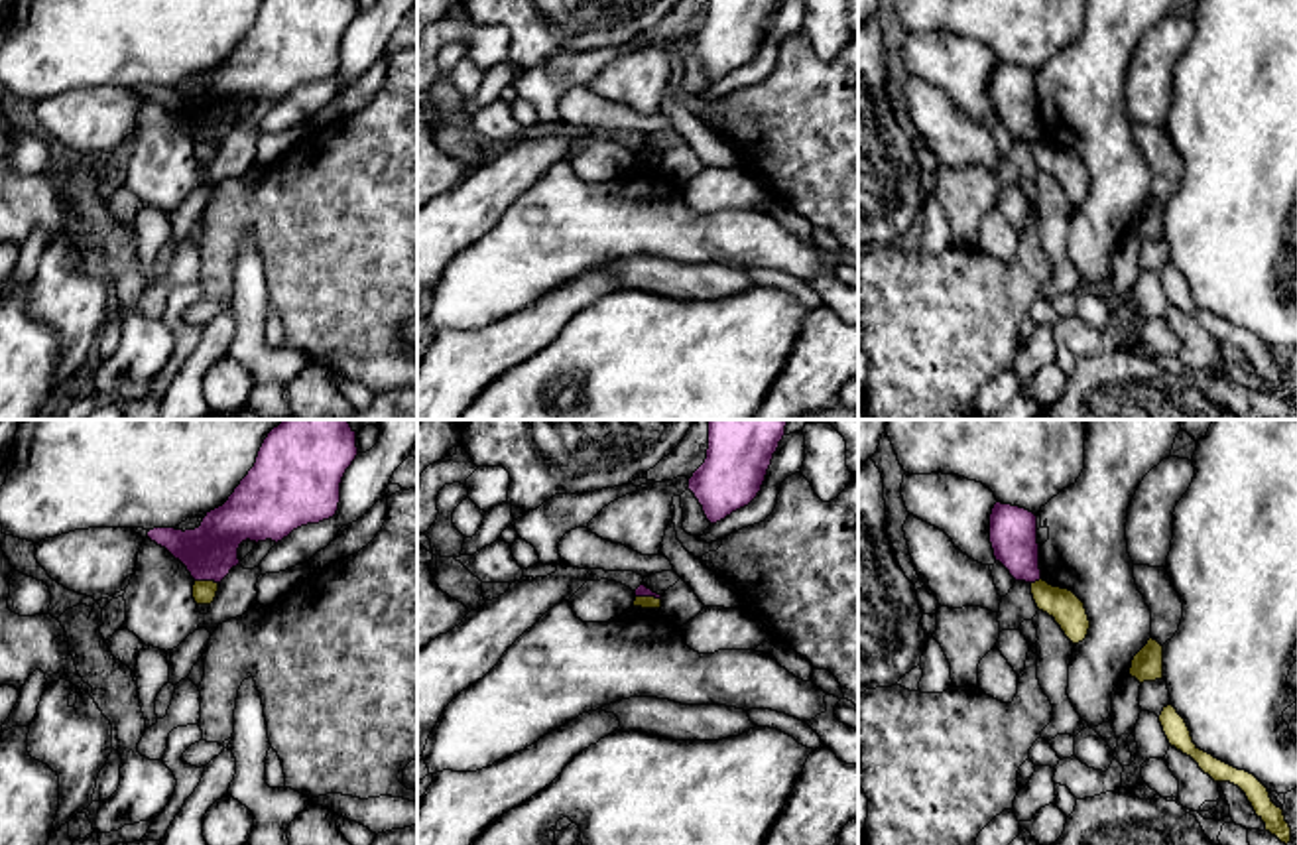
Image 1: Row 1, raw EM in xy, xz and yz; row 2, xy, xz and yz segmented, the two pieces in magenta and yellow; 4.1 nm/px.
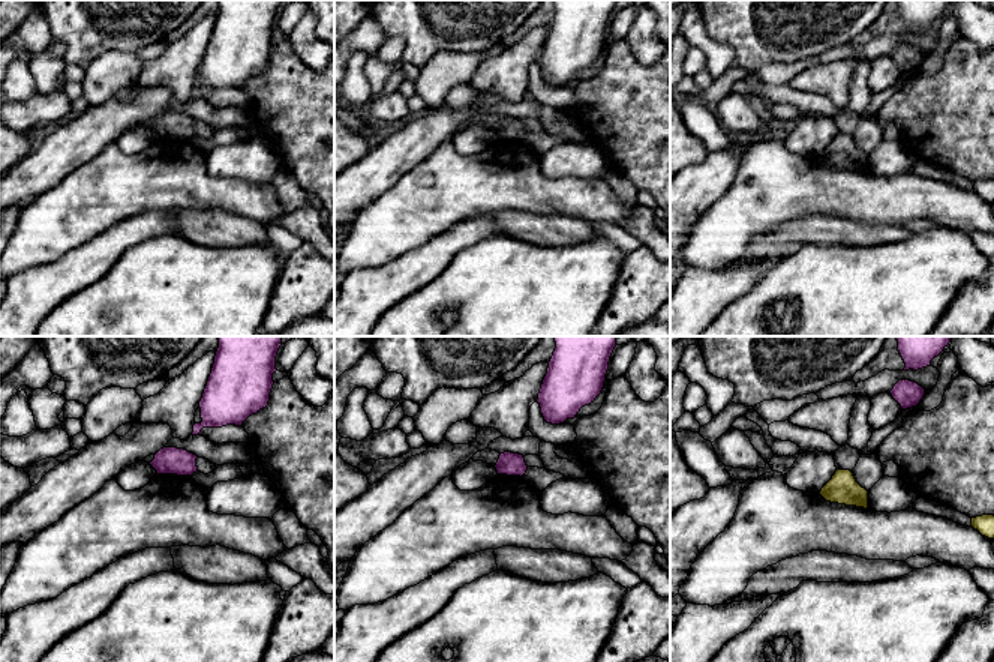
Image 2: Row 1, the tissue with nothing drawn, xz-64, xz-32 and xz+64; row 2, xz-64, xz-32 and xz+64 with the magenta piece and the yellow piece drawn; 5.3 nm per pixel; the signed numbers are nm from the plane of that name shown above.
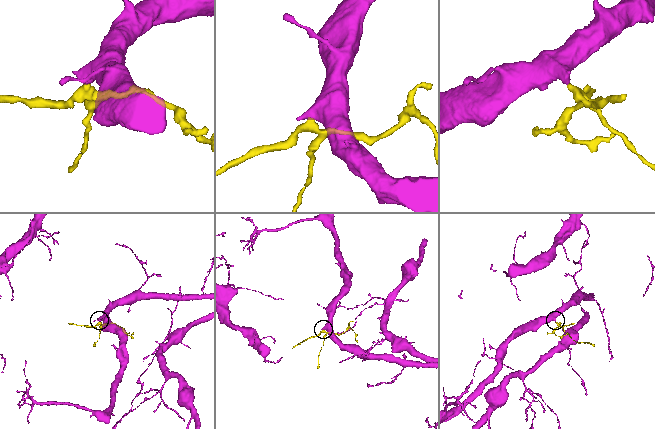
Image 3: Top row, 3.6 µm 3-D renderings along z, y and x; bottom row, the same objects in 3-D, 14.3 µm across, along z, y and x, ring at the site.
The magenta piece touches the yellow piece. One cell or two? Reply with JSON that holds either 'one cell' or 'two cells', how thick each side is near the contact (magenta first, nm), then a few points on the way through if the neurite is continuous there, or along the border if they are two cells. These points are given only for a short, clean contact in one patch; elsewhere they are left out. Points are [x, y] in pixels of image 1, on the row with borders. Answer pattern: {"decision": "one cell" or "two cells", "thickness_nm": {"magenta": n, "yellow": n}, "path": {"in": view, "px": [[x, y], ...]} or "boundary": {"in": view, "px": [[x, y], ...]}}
{"decision": "two cells", "thickness_nm": {"magenta": 220, "yellow": 100}, "boundary": {"in": "xy", "px": [[195, 580], [213, 580], [217, 584]]}}

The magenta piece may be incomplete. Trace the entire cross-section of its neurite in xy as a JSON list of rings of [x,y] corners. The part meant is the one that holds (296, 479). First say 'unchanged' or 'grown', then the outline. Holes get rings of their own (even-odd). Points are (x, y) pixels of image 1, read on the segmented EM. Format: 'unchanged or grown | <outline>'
unchanged | [[[283,420],[264,439],[254,467],[228,500],[207,512],[195,530],[154,528],[148,538],[179,559],[195,581],[220,583],[240,565],[242,542],[281,542],[293,530],[337,514],[340,483],[358,455],[356,431],[348,420]]]

